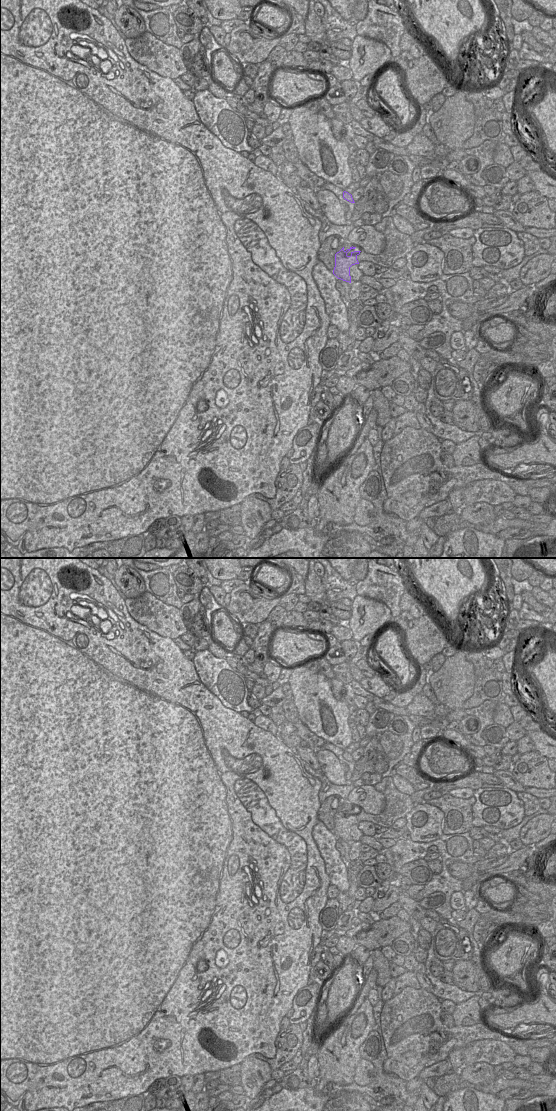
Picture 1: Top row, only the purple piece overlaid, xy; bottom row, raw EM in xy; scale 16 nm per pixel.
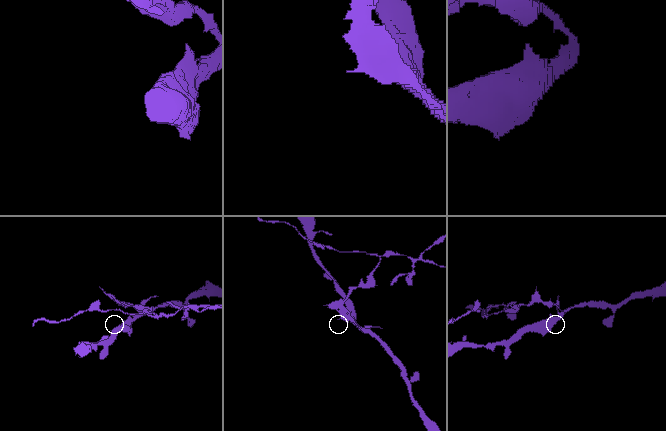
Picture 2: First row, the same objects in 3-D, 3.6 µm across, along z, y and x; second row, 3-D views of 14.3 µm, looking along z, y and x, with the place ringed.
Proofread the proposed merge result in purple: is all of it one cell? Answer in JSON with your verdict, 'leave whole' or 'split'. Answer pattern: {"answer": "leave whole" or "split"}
{"answer": "split"}

